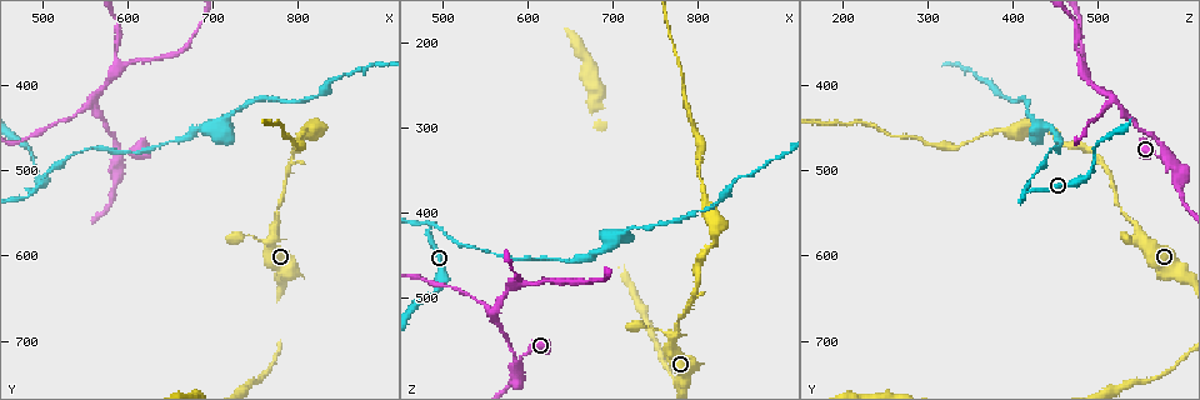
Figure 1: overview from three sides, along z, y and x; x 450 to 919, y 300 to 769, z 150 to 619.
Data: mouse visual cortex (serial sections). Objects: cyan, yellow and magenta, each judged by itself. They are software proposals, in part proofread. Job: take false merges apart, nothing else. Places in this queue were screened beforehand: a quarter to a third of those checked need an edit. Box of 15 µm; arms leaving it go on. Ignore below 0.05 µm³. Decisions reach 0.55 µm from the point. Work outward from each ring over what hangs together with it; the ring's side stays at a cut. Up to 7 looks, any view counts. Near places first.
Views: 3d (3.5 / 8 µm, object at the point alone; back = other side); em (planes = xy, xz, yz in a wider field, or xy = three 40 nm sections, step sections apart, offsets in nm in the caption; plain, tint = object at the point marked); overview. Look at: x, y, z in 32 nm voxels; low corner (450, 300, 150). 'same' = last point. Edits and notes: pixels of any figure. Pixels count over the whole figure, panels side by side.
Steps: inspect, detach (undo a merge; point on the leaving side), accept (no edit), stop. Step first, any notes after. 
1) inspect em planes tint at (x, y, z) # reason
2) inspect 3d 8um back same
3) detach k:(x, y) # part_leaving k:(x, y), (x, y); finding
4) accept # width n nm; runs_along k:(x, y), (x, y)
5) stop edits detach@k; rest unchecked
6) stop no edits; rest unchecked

inspect 3d 8um at (590, 485, 575) # arms part here

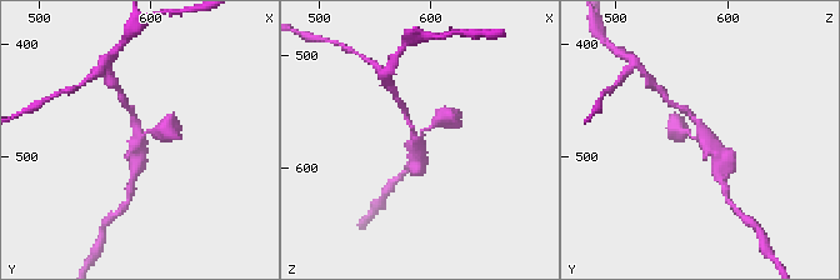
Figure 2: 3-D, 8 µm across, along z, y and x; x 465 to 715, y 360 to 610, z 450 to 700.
inspect 3d 3.5um back at (590, 482, 576) # closer look

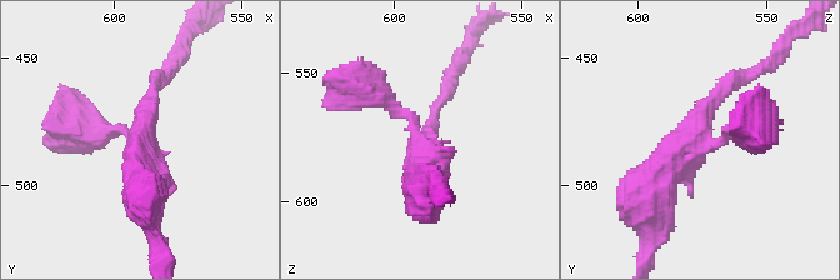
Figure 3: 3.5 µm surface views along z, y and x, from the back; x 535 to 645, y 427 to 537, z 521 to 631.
inspect em xy step 1 tint at (589, 484, 577) # arms 3; arm_widths 200, 300, 400 nm; need the tissue

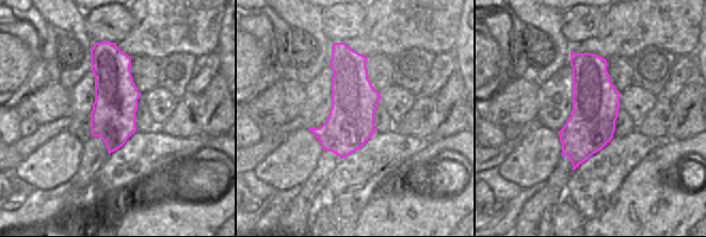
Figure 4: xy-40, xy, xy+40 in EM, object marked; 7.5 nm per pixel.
accept # runs_along 3:(85, 129), (120, 129), (135, 148), (158, 79); all the same cell

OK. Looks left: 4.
inspect 3d 3.5um at (560, 420, 520)

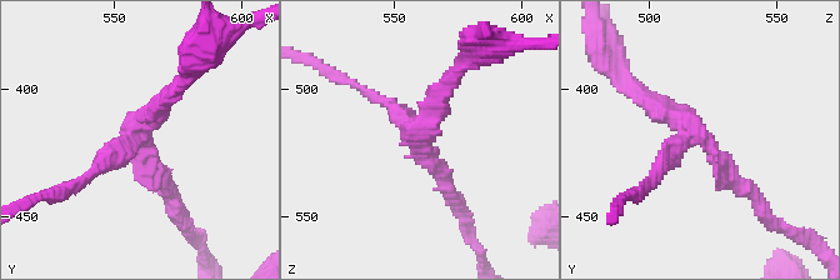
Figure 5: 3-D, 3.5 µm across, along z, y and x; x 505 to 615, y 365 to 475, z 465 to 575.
inspect em xy step 2 tint at (559, 418, 521) # arms 3; arm_widths 200, 200, 250 nm

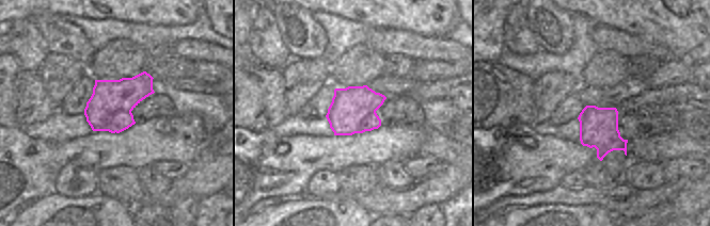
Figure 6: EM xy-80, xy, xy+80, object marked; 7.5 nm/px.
detach 5:(105, 161) # part_leaving 5:(129, 134), (90, 176), (44, 195); two cells meet here

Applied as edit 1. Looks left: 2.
inspect 3d 3.5um at (770, 580, 550) # abrupt turn

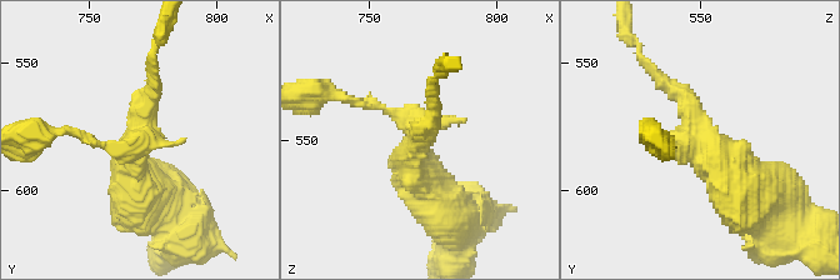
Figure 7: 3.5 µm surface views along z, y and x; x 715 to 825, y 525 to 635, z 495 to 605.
inspect em xy step 2 tint at (770, 579, 550)

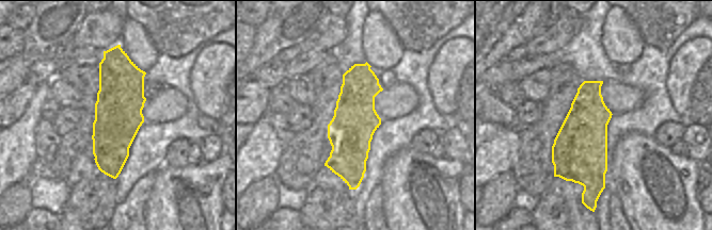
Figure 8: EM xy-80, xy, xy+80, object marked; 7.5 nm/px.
accept # runs_along 7:(755, 193), (656, 74); continuous, no second cell

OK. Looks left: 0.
stop edits detach@5; rest unchecked

